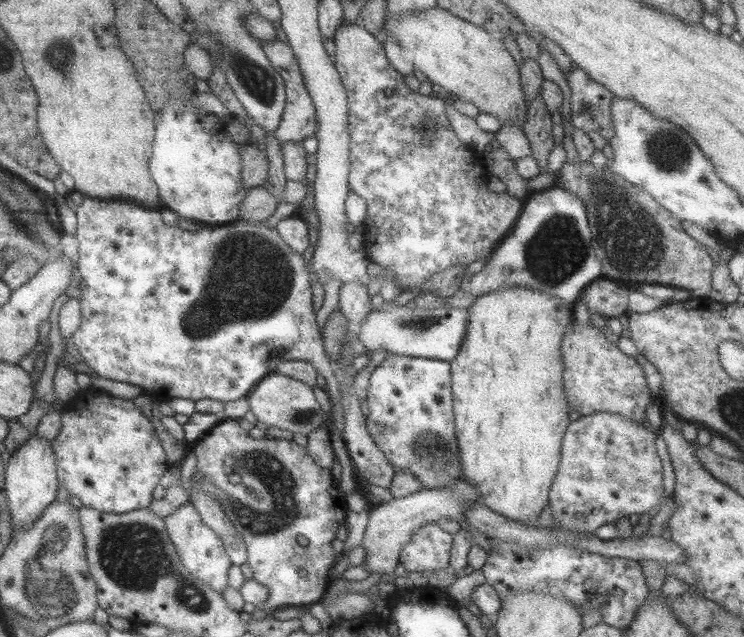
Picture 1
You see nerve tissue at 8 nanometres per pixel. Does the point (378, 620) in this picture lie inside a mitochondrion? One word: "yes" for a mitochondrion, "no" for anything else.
no

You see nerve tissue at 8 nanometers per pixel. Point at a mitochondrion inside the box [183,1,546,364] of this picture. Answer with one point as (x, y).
(255, 80)

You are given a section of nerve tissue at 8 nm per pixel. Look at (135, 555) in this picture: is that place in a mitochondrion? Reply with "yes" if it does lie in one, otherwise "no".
yes

